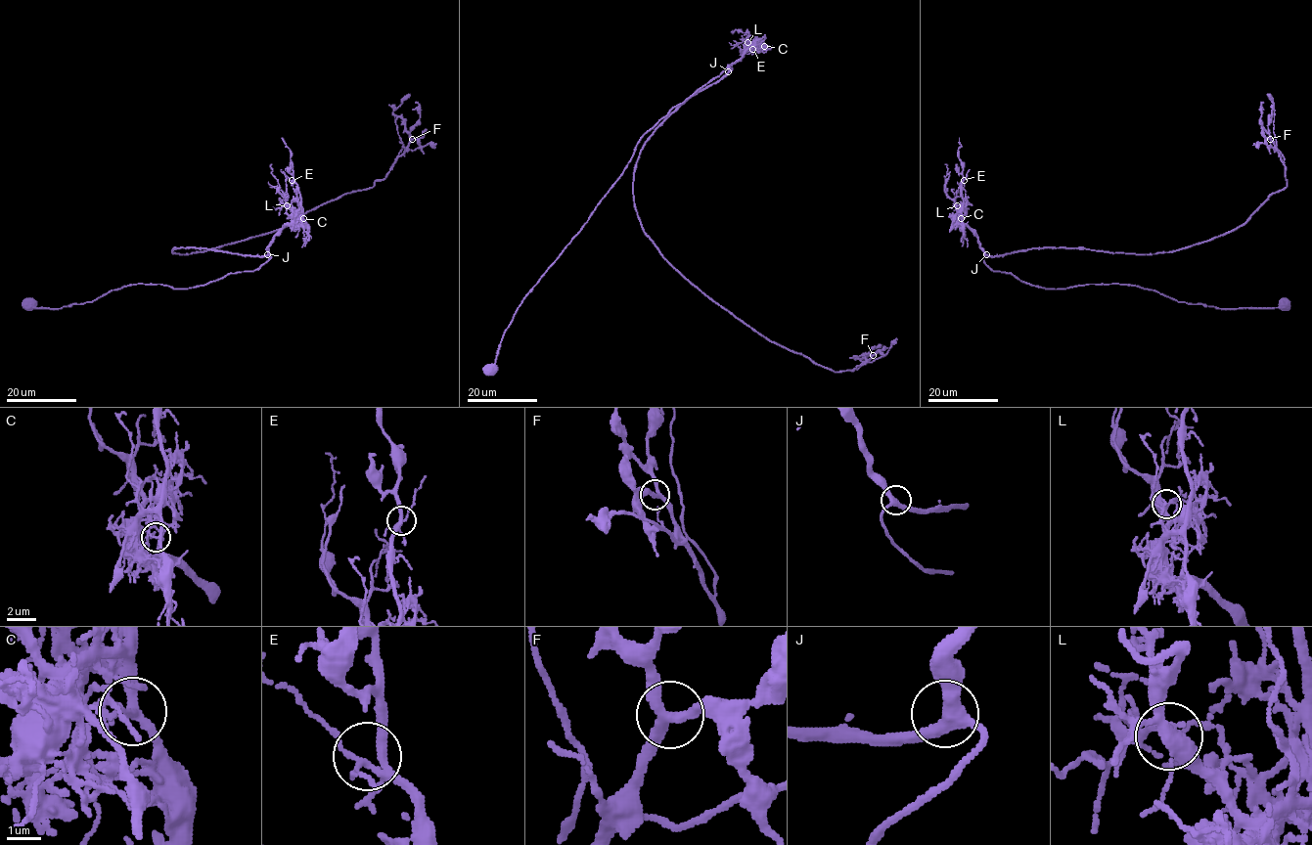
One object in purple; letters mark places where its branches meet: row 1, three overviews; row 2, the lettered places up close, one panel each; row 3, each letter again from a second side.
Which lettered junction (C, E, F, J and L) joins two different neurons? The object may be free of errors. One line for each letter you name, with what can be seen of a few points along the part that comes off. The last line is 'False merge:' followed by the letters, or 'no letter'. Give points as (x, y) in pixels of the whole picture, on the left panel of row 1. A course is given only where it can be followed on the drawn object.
C: course (303, 219), (295, 194)
False merge: C

